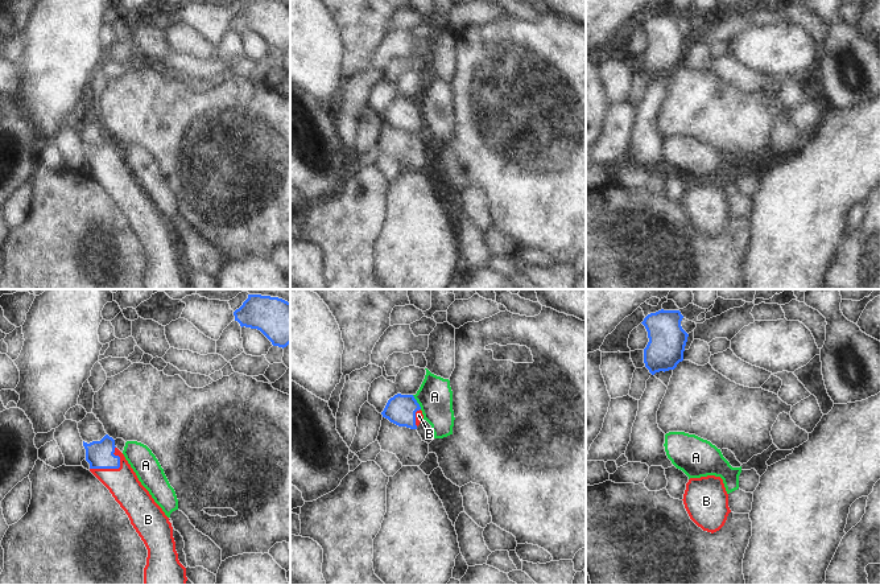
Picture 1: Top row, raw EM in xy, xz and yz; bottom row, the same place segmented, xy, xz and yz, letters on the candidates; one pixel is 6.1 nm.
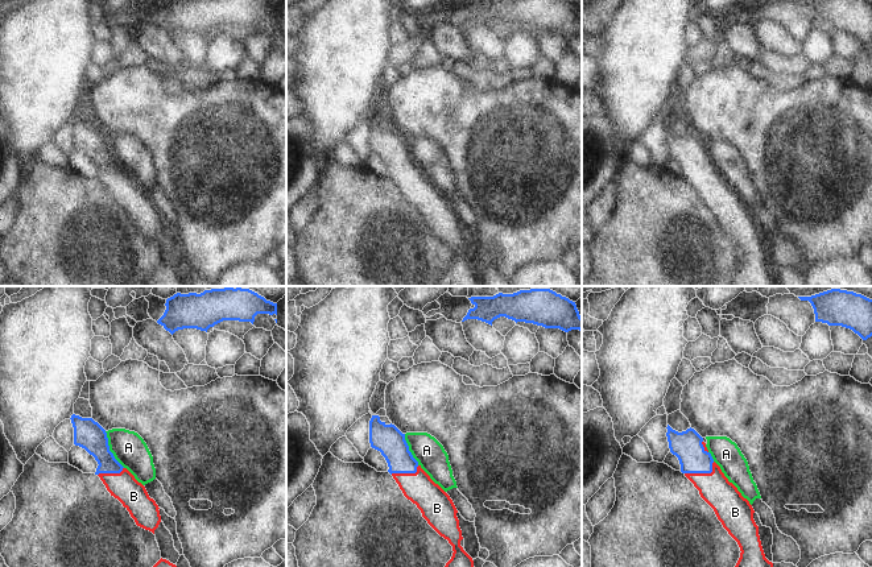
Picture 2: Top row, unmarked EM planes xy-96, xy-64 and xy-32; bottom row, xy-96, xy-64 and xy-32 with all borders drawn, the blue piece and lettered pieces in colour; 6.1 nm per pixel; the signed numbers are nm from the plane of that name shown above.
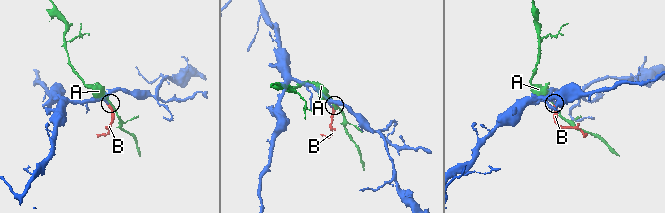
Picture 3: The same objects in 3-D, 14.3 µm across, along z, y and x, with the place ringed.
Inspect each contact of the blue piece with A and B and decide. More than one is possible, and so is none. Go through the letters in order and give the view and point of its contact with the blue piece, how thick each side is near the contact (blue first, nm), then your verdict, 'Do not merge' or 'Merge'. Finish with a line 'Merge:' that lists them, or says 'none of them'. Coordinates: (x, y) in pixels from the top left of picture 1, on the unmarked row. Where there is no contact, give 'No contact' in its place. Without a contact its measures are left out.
A: Touches blue at xz (416, 106). Thickness 190 nm (blue) against 220 nm. Do not merge
B: Touches blue at xy (115, 172). Thickness 170 nm (blue) against 190 nm. Merge
Merge: B

